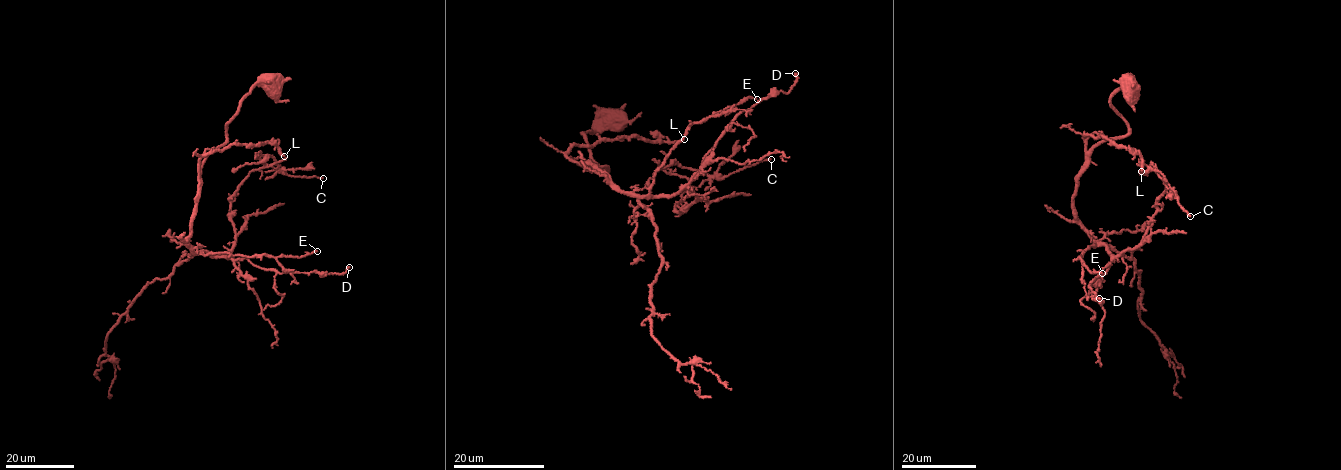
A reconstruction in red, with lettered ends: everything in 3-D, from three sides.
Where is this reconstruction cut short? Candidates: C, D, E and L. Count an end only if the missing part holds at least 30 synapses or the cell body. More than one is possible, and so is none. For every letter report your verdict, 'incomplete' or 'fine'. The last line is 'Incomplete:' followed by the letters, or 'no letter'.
C: fine
D: fine
E: fine
L: incomplete
Incomplete: L

